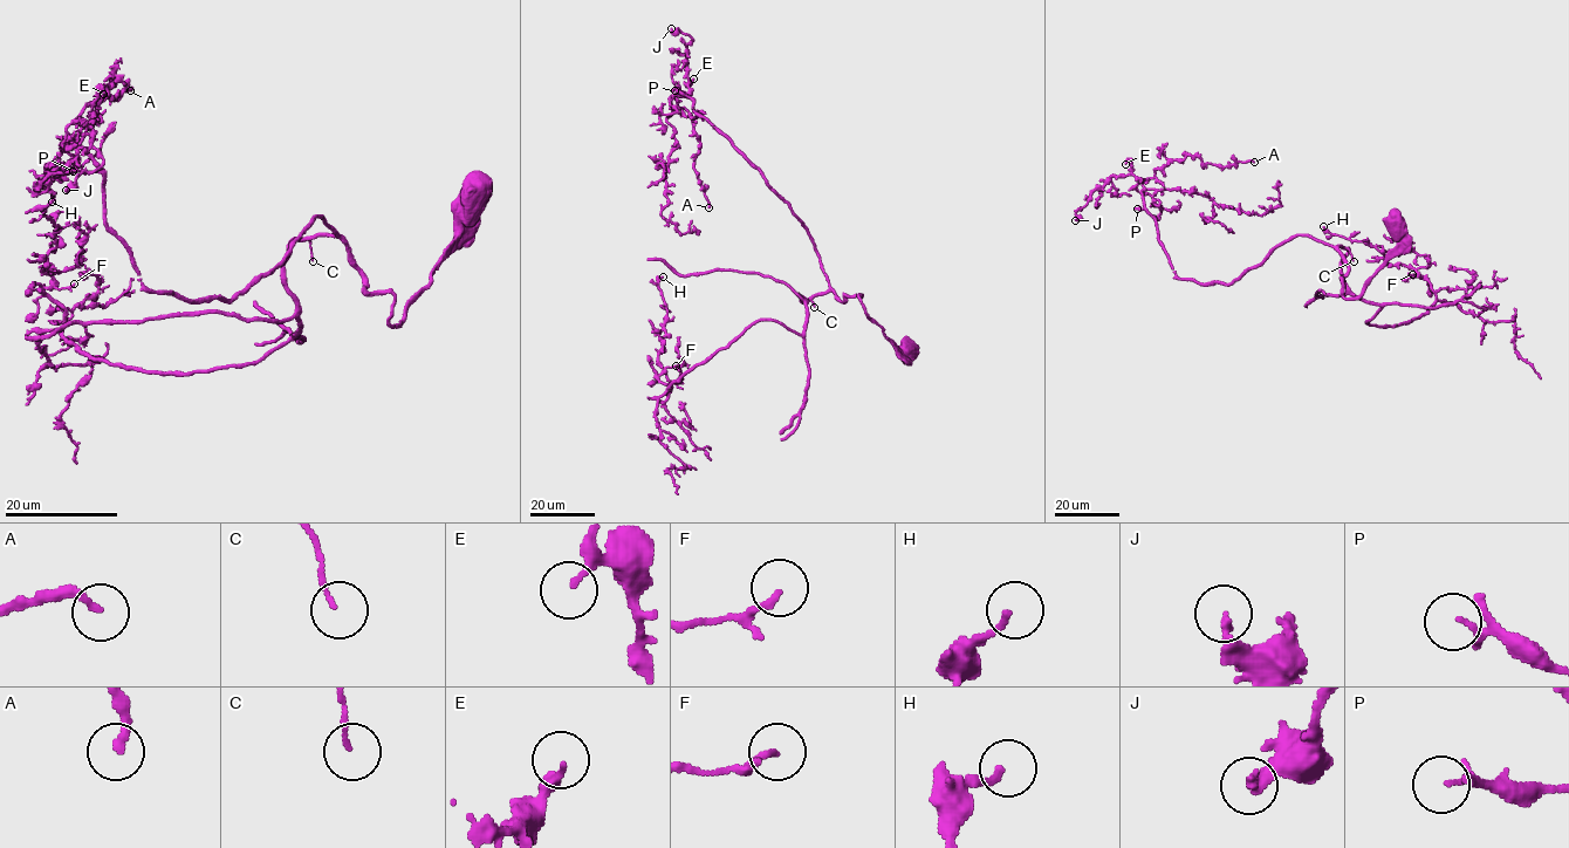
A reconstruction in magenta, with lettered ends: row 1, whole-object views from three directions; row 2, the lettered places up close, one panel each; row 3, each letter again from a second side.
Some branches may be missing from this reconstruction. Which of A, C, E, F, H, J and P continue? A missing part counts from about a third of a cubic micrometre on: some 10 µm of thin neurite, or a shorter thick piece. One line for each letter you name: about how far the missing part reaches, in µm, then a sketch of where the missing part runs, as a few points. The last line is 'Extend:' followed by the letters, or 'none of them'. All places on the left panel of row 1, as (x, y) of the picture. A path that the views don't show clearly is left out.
A: about 25 µm are missing
P: about 25 µm are missing
Extend: A, P

